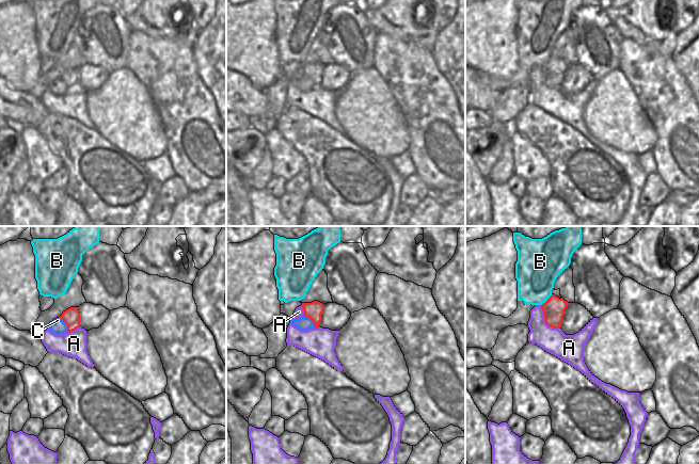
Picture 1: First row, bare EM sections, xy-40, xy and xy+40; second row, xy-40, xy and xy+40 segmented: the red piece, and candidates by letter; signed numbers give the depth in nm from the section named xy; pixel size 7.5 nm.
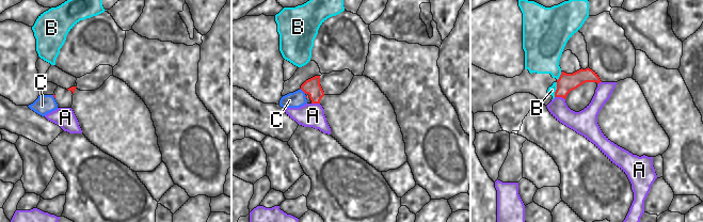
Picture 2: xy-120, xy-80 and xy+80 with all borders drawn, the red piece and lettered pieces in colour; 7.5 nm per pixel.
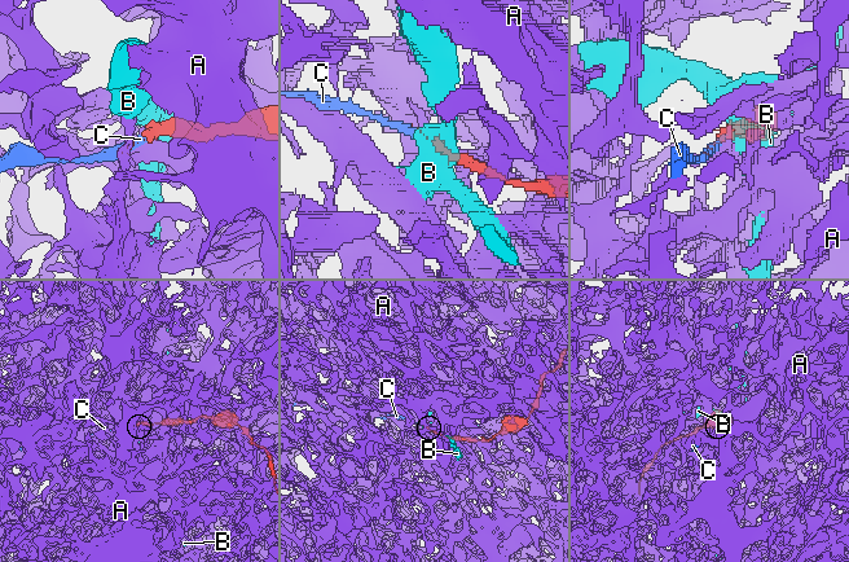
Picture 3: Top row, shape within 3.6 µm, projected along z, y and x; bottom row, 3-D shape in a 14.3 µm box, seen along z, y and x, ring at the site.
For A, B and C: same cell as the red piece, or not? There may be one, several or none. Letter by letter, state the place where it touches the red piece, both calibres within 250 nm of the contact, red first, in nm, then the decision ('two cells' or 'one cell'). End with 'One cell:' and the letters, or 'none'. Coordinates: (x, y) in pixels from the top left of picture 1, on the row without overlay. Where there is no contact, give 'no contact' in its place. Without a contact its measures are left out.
A: meets red in xy+40 at (544, 81); 160 nm thick on the red side, 190 nm on the other; two cells
B: meets red in xy+40 at (547, 61); 160 nm thick on the red side, 320 nm on the other; two cells
C: meets red in xy-40 at (65, 84); 130 nm thick on the red side, 110 nm on the other; one cell
One cell: C

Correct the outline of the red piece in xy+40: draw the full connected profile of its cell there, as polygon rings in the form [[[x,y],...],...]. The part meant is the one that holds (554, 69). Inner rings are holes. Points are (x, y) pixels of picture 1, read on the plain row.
[[[552,55],[542,66],[545,84],[553,90],[560,90],[568,63]]]

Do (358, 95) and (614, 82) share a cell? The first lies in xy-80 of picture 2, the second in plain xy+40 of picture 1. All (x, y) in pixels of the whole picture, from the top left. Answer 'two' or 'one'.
one

